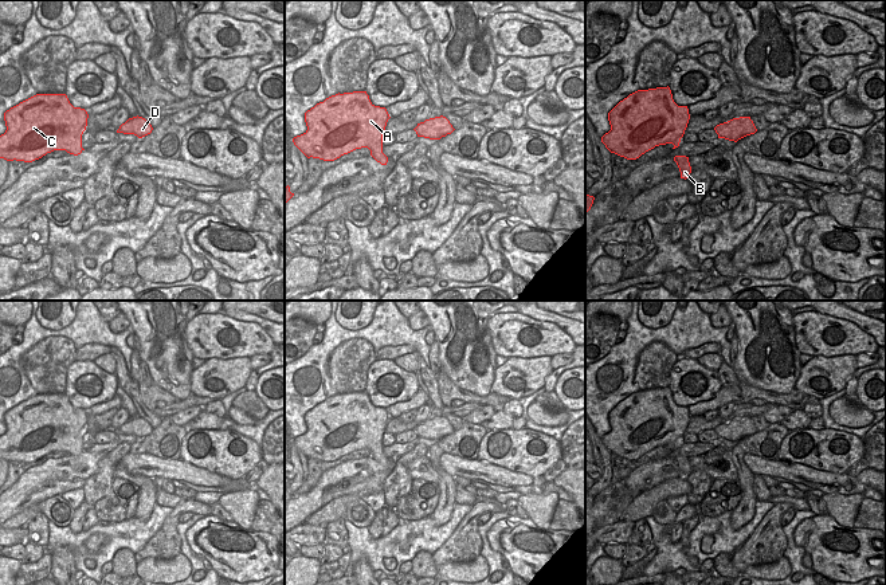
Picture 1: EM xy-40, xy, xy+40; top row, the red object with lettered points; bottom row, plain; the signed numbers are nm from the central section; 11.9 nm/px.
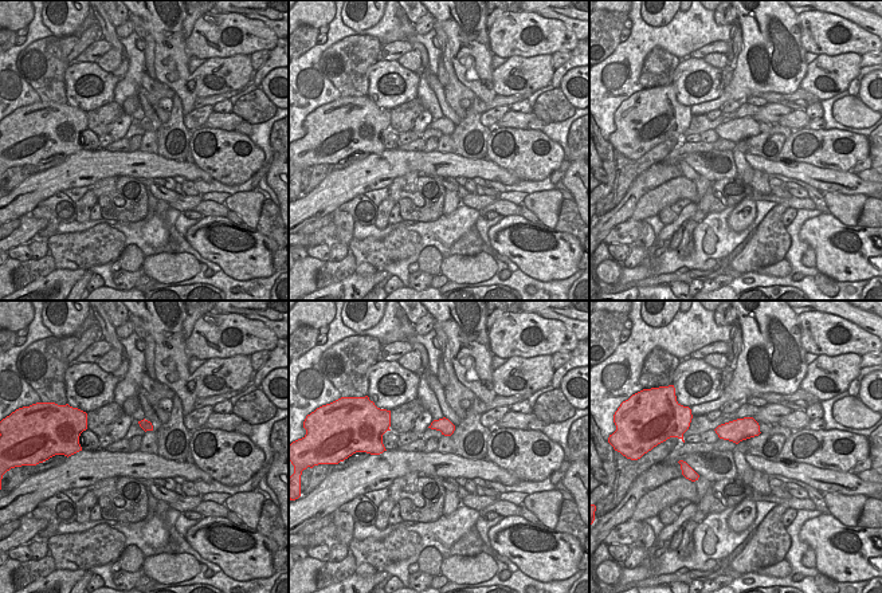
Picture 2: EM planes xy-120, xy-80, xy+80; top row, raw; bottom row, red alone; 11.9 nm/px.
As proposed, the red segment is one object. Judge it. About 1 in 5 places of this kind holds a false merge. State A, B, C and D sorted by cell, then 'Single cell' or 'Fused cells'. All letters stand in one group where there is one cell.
Groups: A B C D. Single cell

